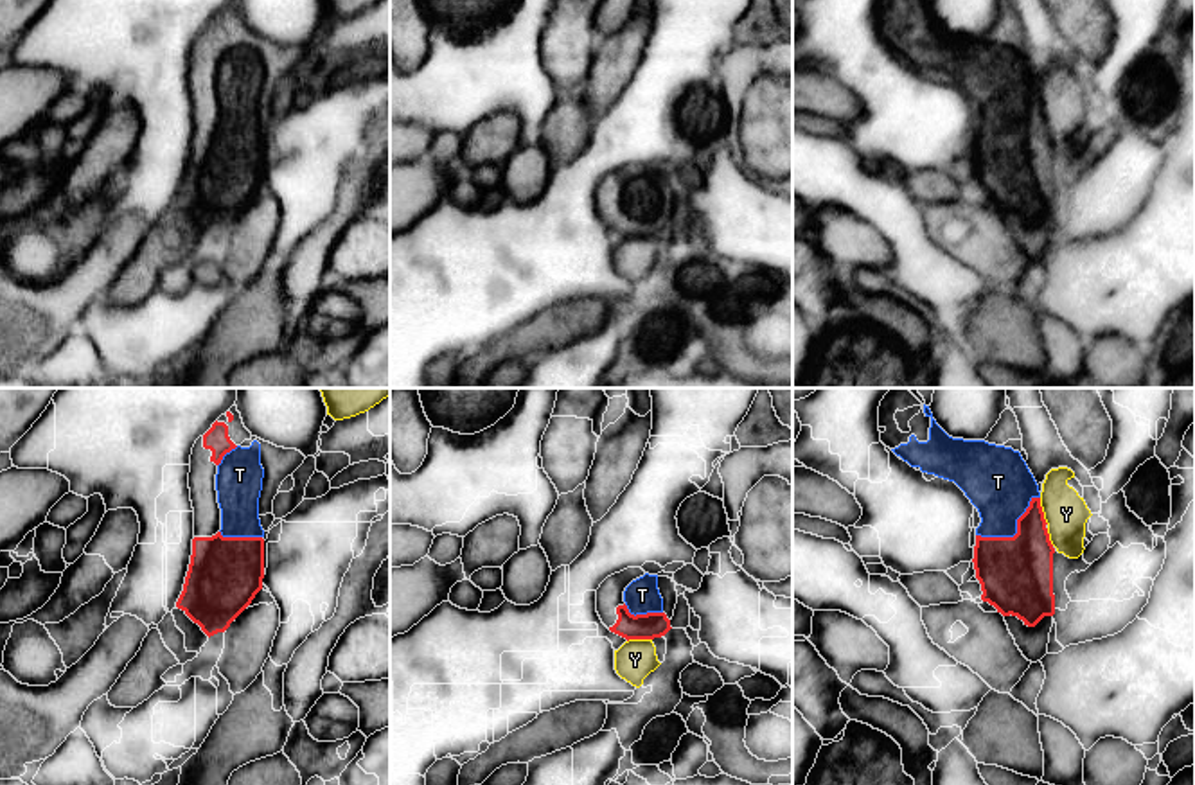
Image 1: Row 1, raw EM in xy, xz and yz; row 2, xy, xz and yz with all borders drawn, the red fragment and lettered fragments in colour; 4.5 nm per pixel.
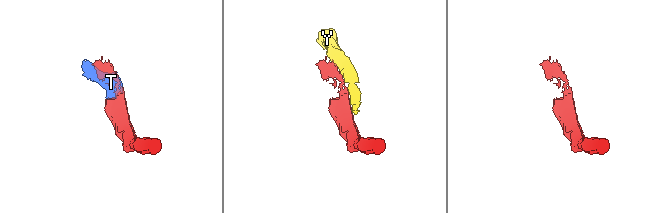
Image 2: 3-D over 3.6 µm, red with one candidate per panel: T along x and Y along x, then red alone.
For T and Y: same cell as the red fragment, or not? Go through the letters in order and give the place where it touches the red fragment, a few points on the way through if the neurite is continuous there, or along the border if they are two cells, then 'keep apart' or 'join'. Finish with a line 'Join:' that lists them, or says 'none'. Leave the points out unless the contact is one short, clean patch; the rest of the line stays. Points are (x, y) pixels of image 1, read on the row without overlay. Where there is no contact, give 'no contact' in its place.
T: meets red in yz at (1017, 130); join
Y: meets red in yz at (1041, 108); border along yz (1039, 96), (1043, 115), (1048, 121); keep apart
Join: T

